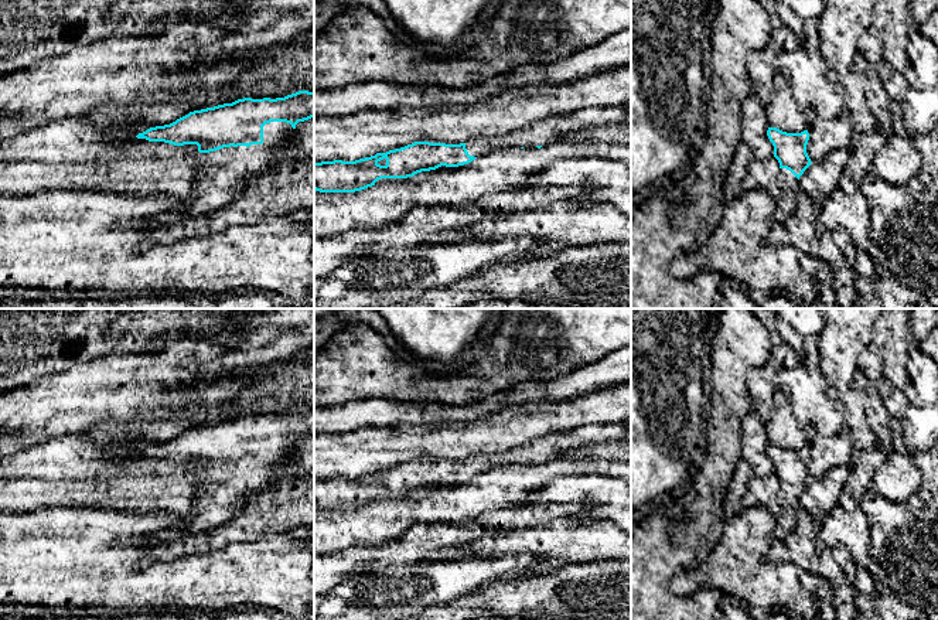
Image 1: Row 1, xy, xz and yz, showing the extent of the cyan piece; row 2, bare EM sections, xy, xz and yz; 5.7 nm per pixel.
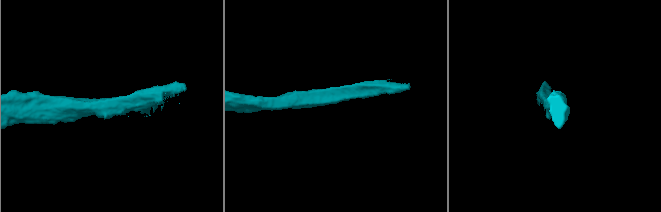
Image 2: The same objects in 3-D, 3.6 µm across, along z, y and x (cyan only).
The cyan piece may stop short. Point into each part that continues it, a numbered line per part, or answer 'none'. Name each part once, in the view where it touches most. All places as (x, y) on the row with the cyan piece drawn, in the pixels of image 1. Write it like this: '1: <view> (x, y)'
1: xy (225, 174)

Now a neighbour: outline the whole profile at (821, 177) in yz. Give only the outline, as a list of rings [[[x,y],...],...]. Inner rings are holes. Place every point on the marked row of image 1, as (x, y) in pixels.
[[[836,149],[821,161],[812,161],[799,177],[799,188],[806,193],[821,209],[833,190],[839,187],[839,180],[849,161],[850,149]]]

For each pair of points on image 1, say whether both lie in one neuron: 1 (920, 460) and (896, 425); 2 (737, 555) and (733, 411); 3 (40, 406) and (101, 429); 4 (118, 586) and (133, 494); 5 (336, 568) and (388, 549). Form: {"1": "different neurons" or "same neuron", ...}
{"1": "different neurons", "2": "different neurons", "3": "different neurons", "4": "different neurons", "5": "same neuron"}

